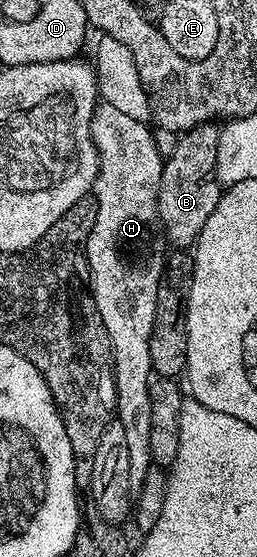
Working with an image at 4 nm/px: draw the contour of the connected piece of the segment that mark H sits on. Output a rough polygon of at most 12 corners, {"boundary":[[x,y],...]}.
{"boundary":[[104,101],[85,244],[129,481],[153,464],[165,252],[152,128]]}

